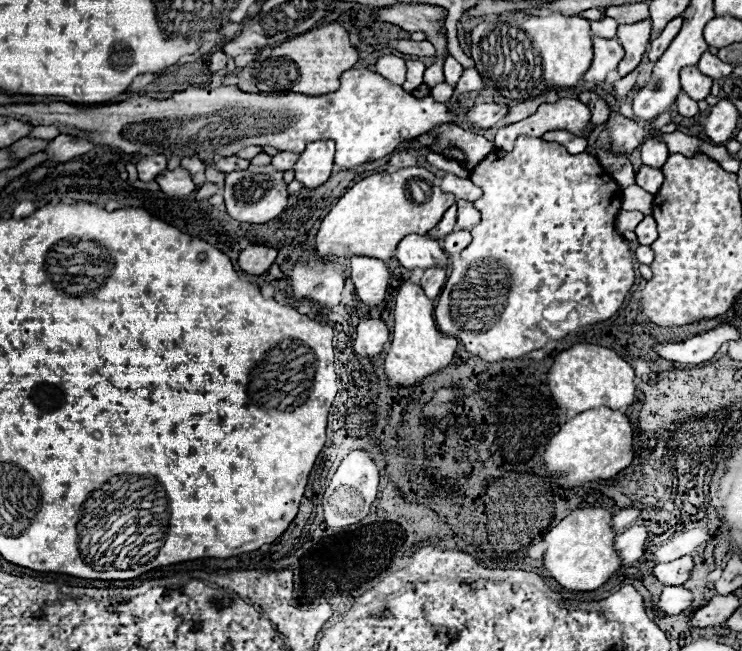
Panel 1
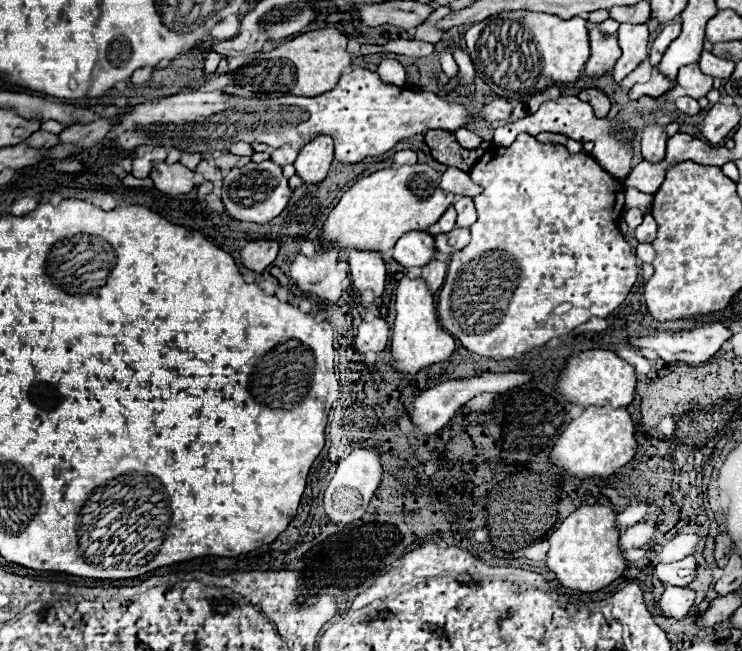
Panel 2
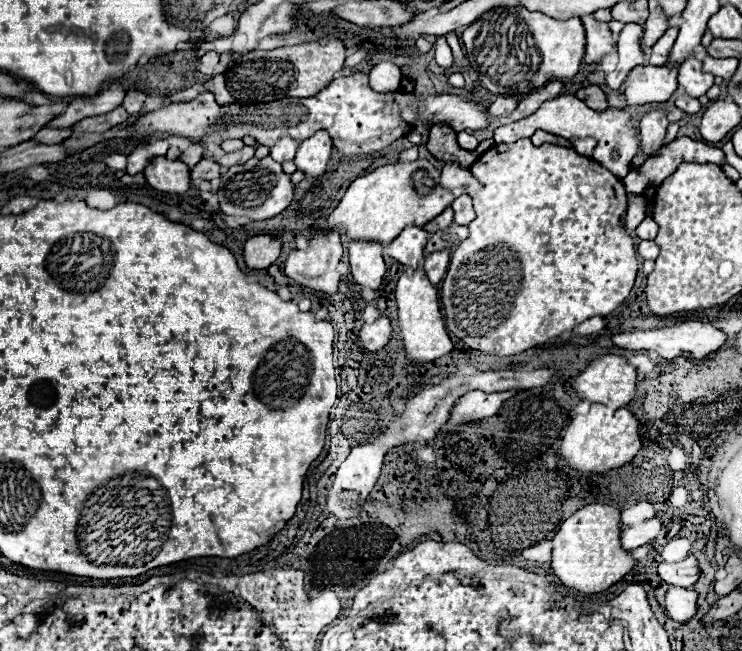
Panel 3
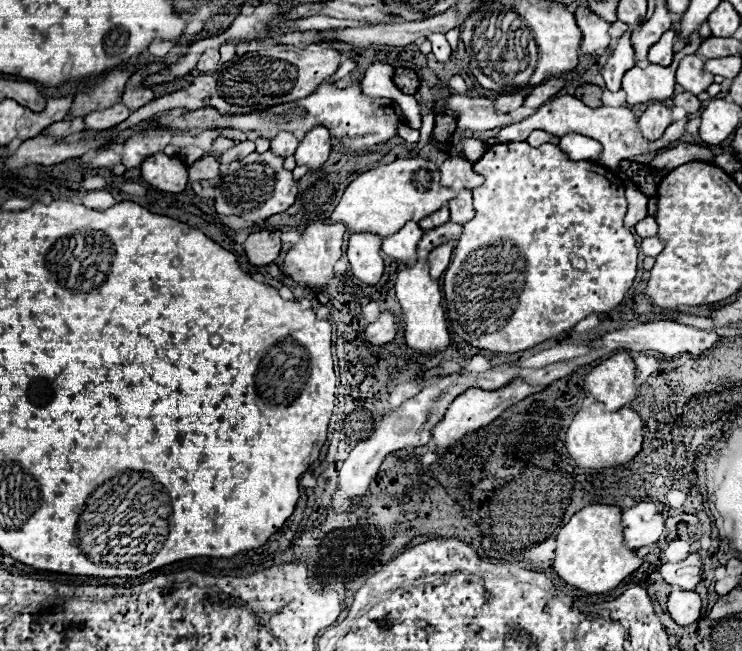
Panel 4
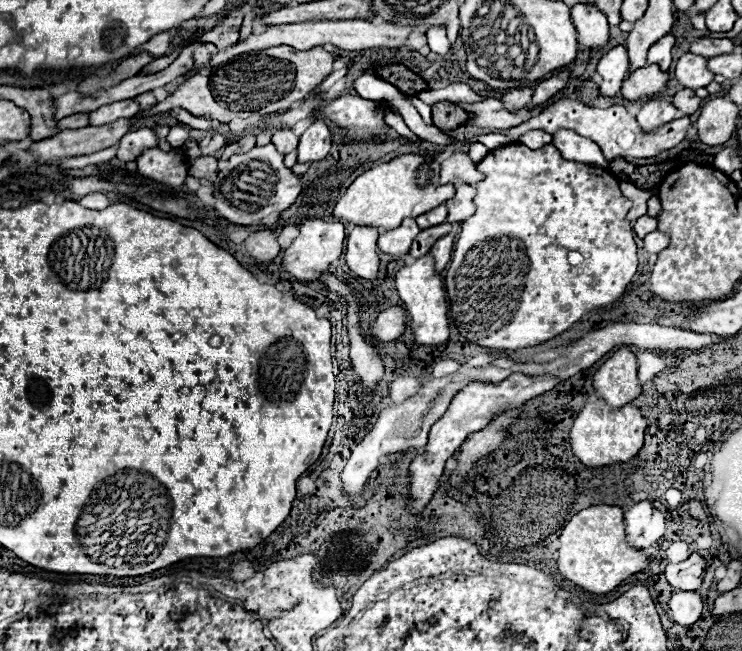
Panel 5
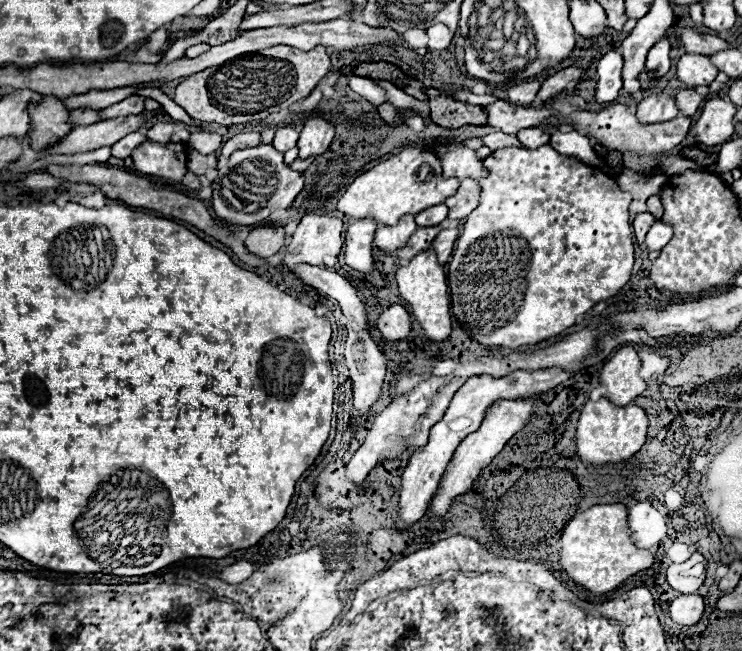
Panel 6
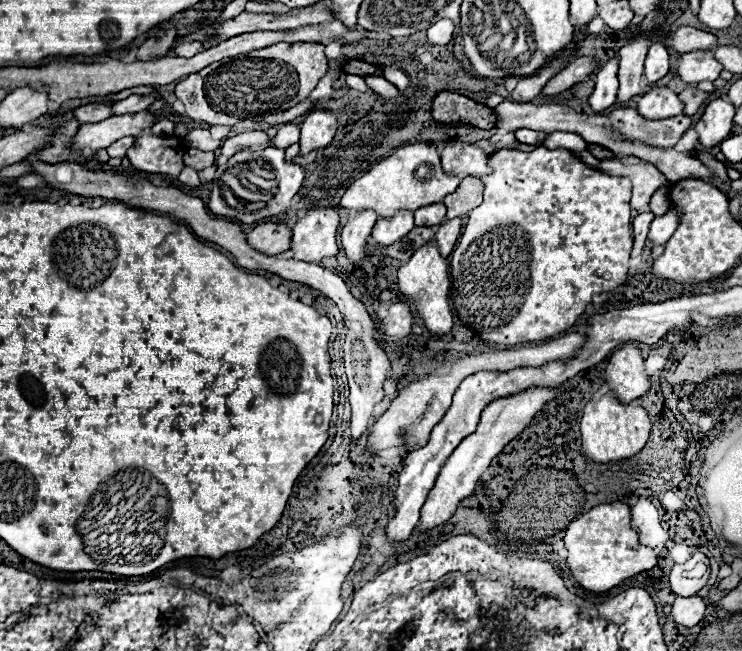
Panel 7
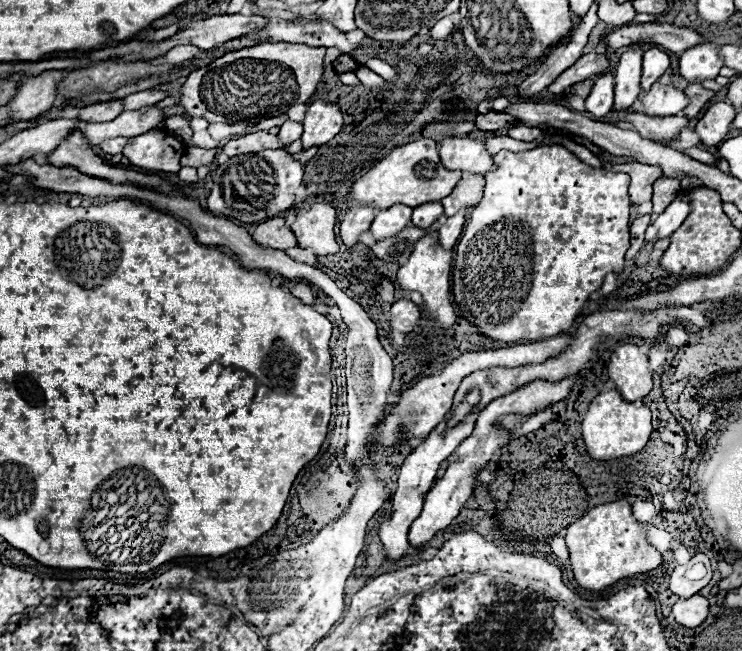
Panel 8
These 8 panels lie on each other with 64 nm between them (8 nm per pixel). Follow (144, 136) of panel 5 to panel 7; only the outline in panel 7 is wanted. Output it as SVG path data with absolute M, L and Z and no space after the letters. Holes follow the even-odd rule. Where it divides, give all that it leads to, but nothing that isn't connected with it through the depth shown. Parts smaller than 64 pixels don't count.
M126 136L126 138L120 138L114 144L110 144L106 150L108 150L108 154L112 158L116 158L116 156L124 156L126 150L128 150L128 146L132 146L132 144L134 144L134 138L132 136Z

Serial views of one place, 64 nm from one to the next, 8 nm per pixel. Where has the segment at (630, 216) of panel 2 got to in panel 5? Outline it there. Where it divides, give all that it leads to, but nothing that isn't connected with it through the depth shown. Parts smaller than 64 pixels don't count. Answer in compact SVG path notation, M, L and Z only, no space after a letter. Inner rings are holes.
M620 182L620 190L624 192L624 196L628 196L632 200L632 208L628 212L628 220L632 222L632 220L636 220L636 216L646 214L646 200L658 192L658 184L648 190L642 190L632 182Z

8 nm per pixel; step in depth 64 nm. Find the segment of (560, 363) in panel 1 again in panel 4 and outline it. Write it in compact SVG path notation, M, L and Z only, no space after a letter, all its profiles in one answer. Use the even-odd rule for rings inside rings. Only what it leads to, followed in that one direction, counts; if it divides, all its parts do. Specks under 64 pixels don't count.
M622 350L602 364L598 364L584 380L584 390L594 396L598 402L604 402L612 410L618 410L630 404L636 398L636 384L634 384L636 366L632 356Z

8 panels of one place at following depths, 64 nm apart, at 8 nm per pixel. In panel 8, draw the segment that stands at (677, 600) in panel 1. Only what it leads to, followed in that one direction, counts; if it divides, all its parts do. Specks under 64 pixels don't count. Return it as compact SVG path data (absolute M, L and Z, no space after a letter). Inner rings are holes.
M694 594L690 598L680 598L674 604L672 614L674 614L678 624L682 624L686 628L696 628L708 618L708 612L710 612L708 608L710 608L708 600L700 594Z

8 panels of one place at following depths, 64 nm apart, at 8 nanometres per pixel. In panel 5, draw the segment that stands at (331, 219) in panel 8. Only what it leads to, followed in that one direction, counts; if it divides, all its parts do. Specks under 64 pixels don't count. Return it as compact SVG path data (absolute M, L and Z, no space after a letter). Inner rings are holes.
M320 218L304 220L300 224L300 234L290 244L290 248L284 250L282 266L296 280L308 282L312 278L312 272L326 272L330 262L340 258L342 244L344 244L344 224L342 222L326 222L326 220L320 220Z

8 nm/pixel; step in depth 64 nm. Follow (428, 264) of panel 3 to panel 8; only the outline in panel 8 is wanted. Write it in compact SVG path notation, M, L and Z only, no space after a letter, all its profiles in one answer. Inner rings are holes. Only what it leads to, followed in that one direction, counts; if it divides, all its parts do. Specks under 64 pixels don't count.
M460 210L456 212L454 216L448 218L448 222L444 226L438 228L438 236L440 236L440 244L444 248L454 248L454 244L458 242L460 234L462 234L462 228L464 228L464 222L466 222L466 212Z

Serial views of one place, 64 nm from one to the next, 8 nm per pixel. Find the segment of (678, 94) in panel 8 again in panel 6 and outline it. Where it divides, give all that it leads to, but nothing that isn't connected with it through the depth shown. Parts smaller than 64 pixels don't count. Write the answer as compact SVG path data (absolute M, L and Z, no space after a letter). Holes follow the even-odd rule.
M650 94L646 96L636 110L636 116L642 124L654 124L654 122L664 122L672 120L680 114L680 108L676 106L676 98L670 94Z

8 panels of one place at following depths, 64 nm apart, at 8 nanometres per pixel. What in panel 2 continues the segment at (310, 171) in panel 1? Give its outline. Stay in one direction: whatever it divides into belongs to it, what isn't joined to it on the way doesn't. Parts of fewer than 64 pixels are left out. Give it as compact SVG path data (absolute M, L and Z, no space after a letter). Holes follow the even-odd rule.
M316 136L314 140L310 140L308 144L304 144L304 148L300 150L294 168L296 174L310 184L318 184L320 180L326 178L330 162L334 156L334 146L332 146L332 138L330 136Z

